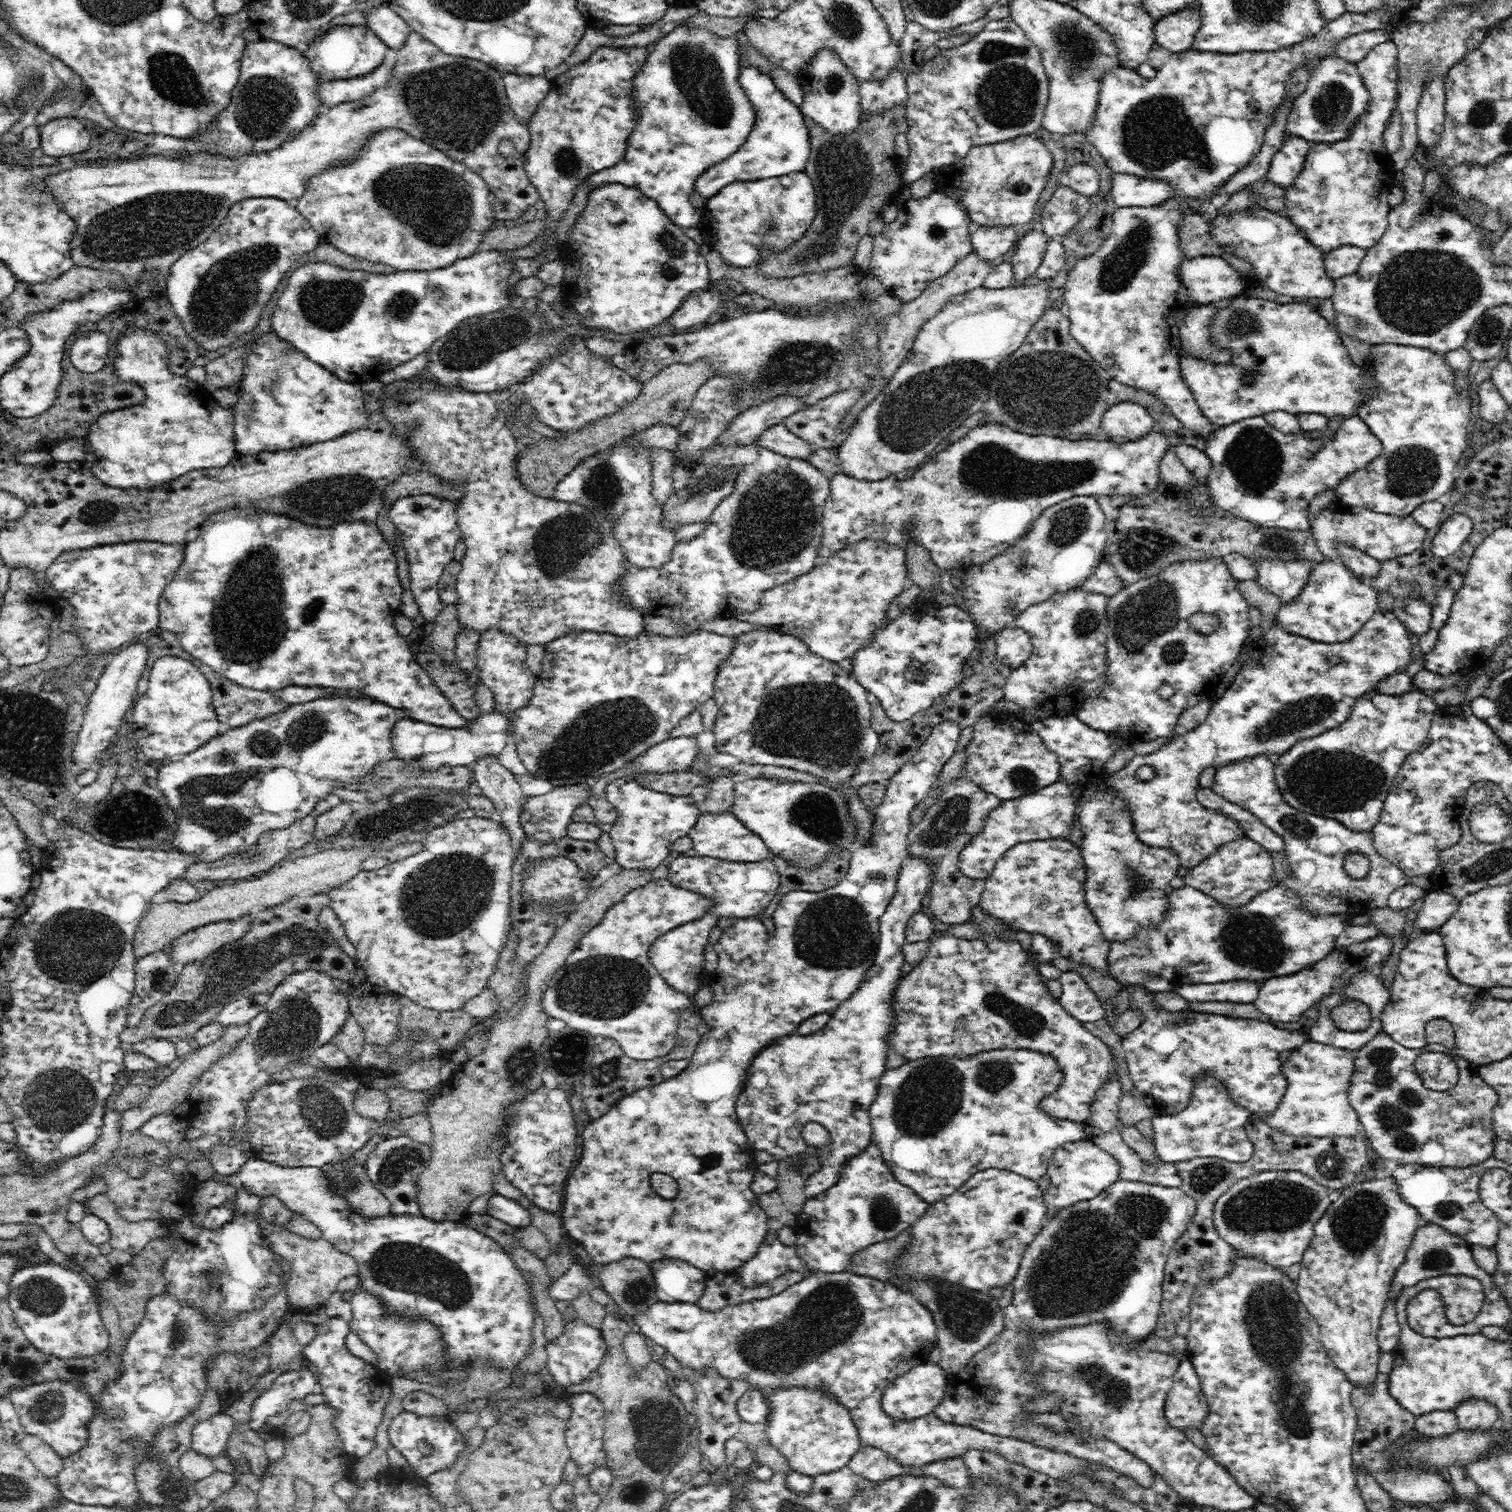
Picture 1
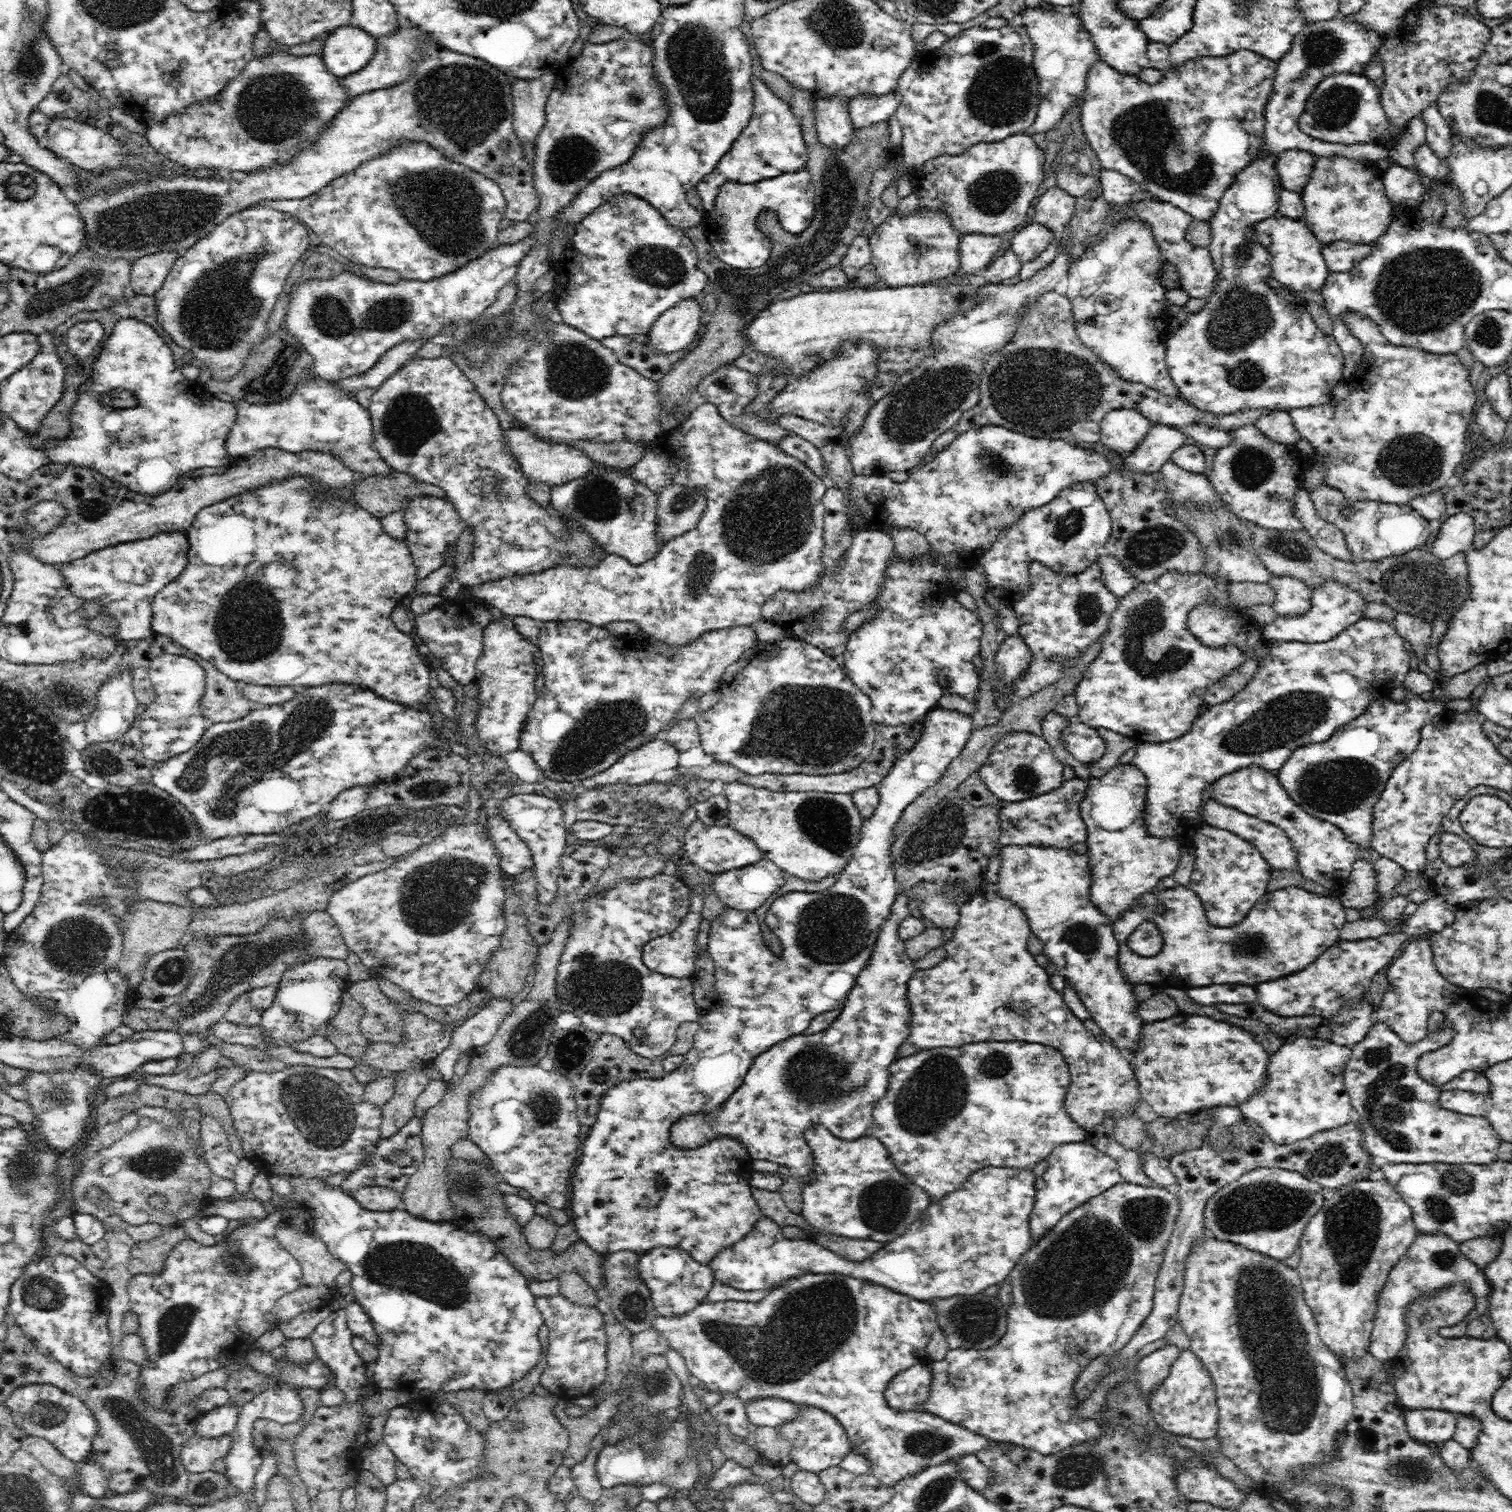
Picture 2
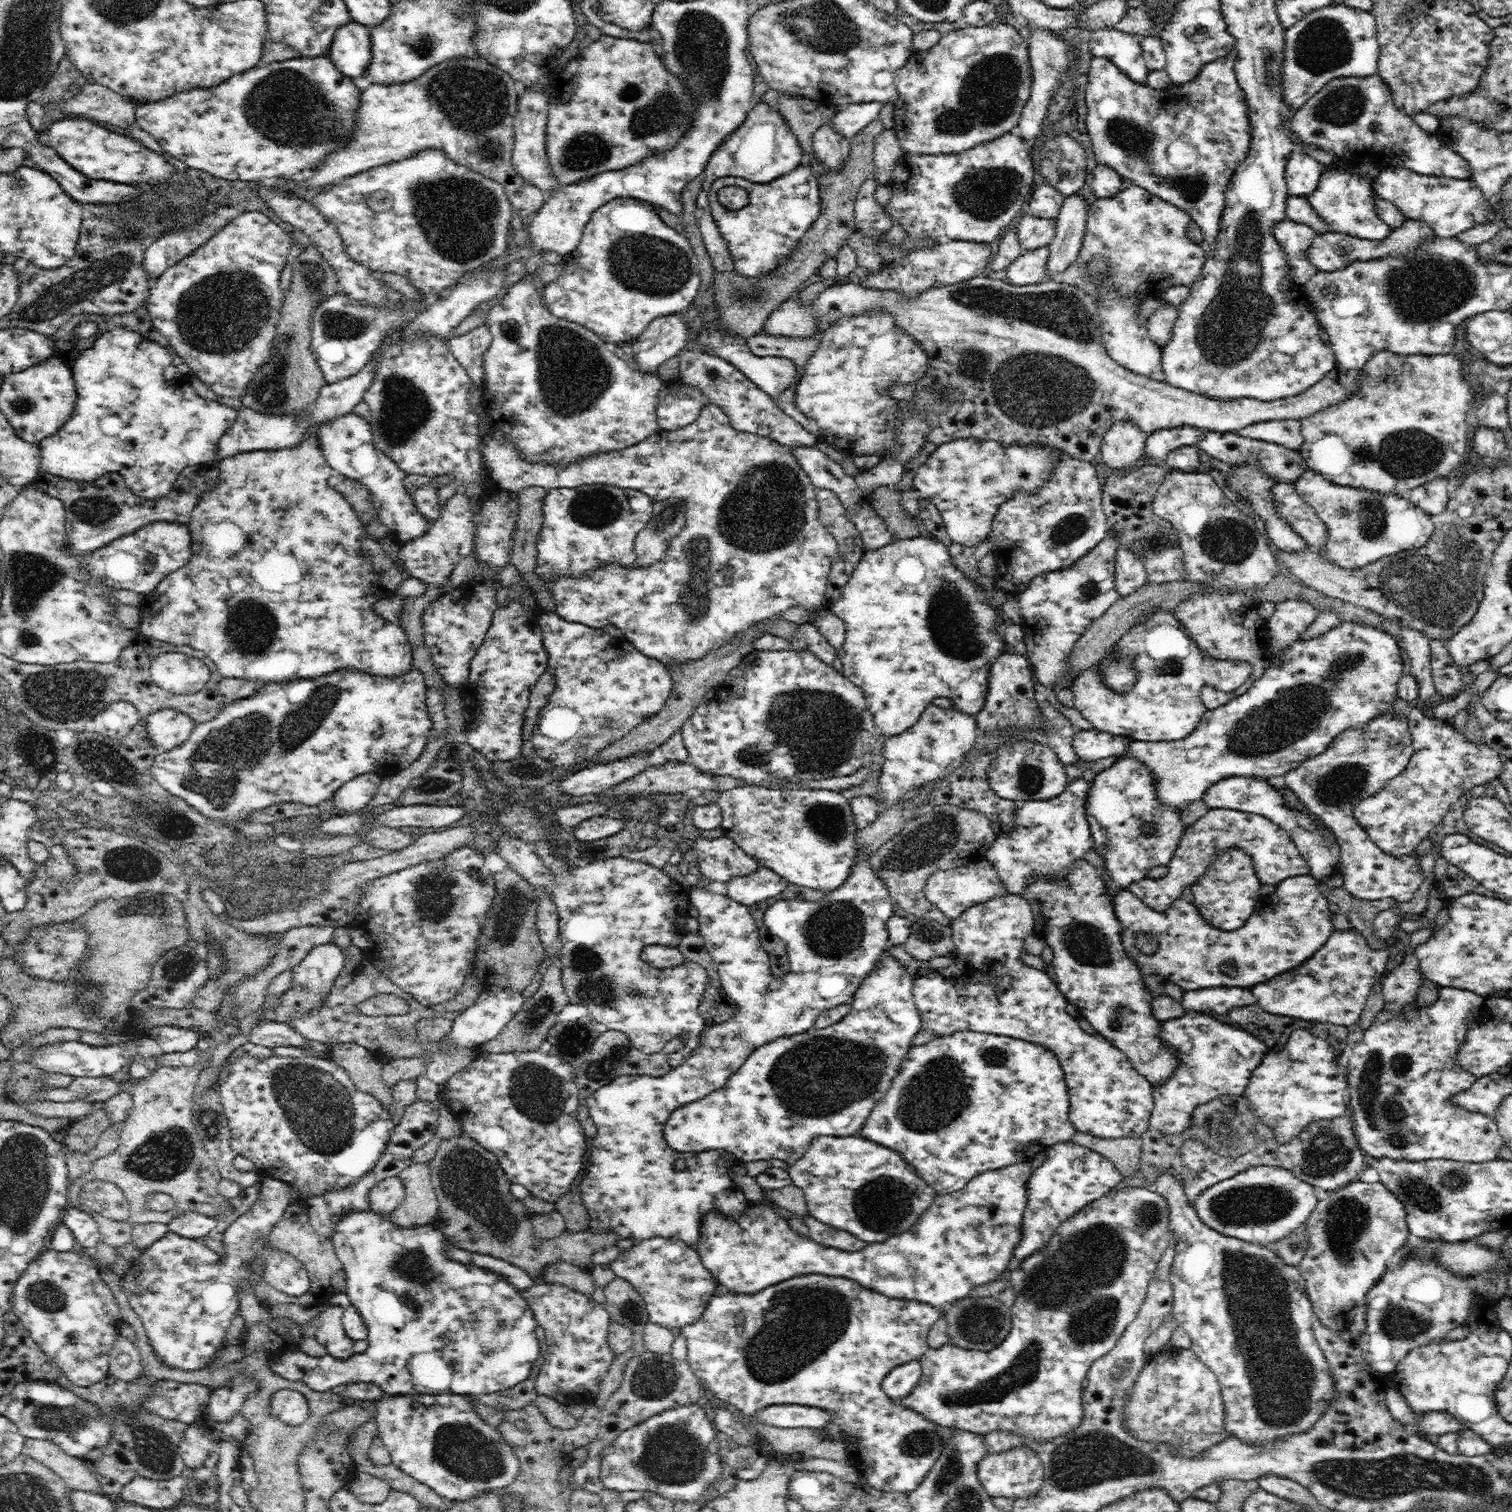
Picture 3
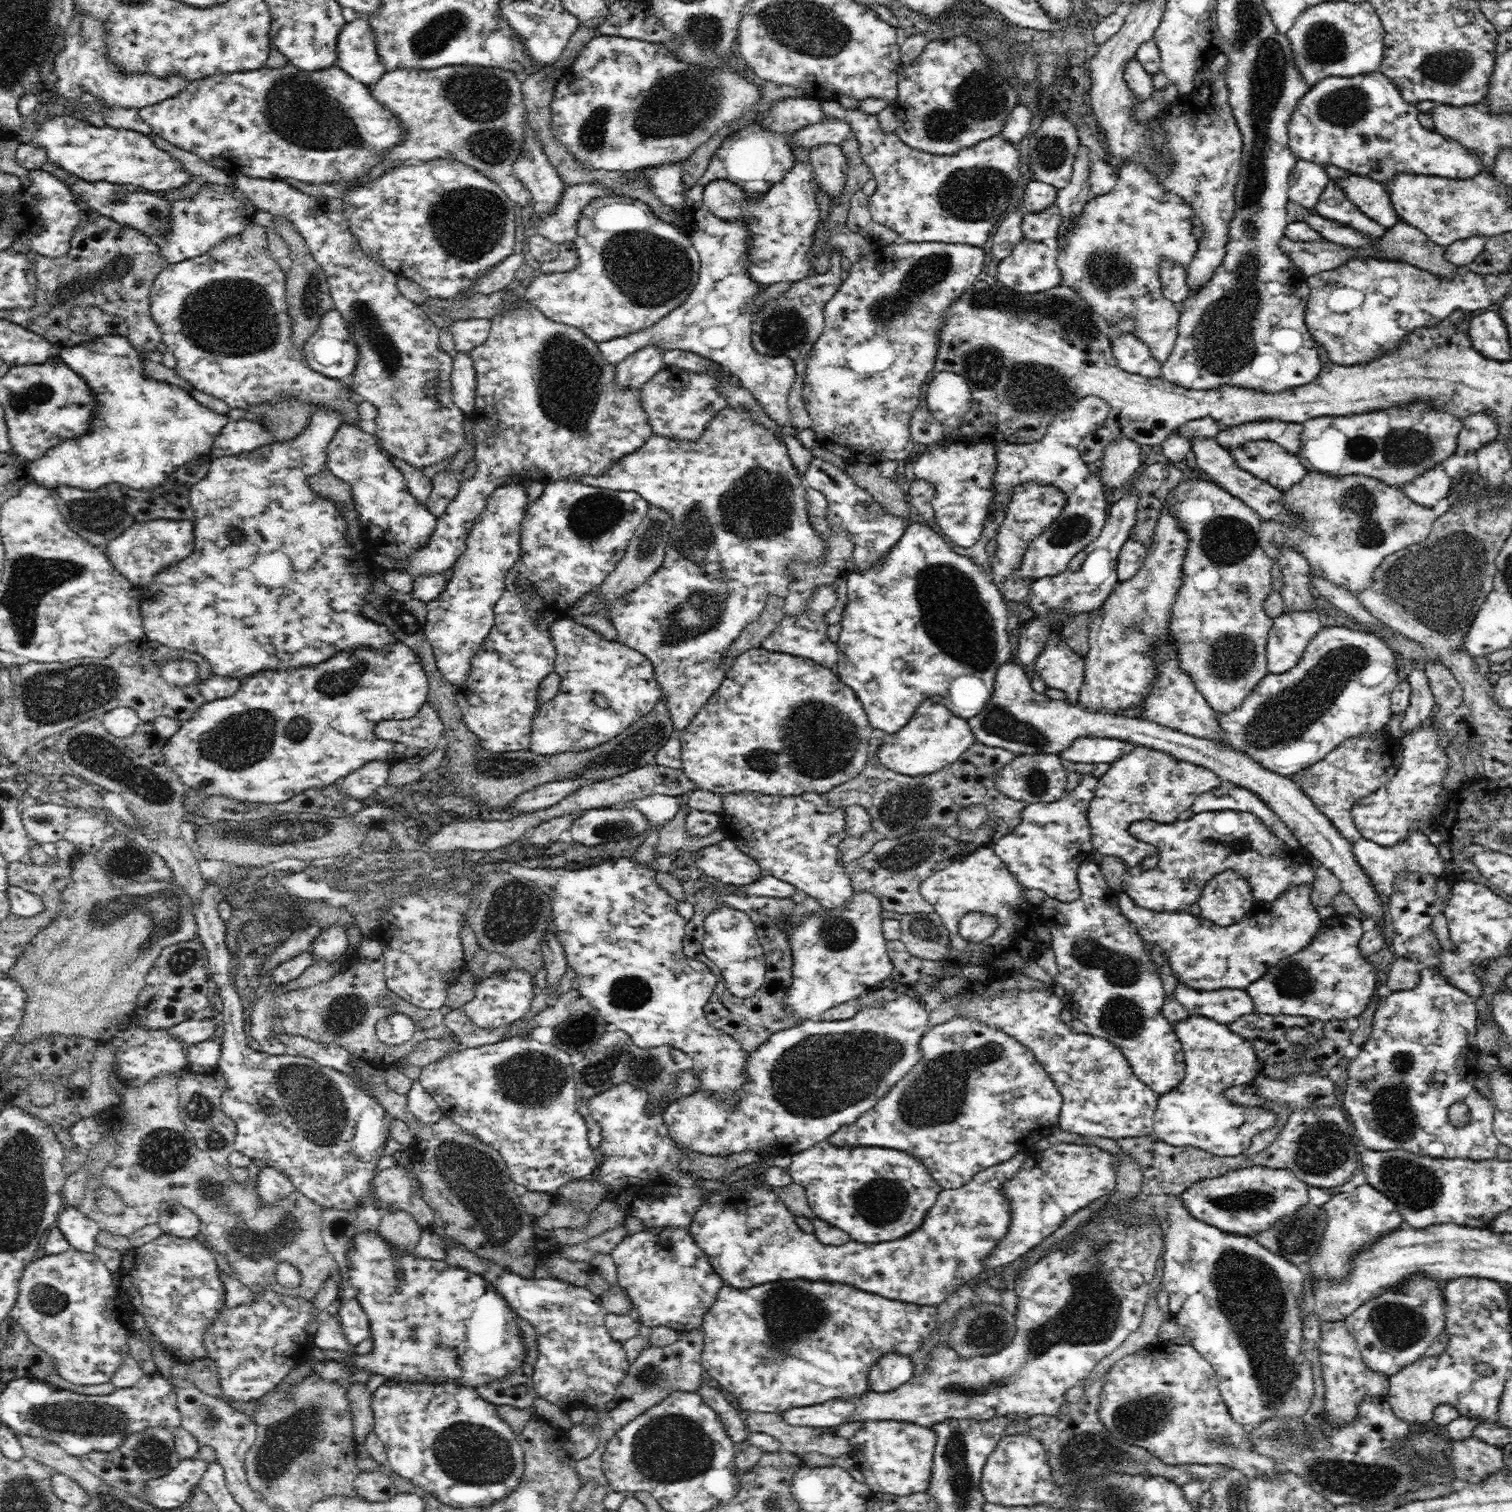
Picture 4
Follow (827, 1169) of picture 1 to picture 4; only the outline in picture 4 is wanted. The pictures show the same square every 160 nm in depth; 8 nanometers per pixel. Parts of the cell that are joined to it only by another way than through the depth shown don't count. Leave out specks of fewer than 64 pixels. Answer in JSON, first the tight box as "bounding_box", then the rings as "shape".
{"bounding_box":[664,995,929,1157],"shape":[[[902,995],[890,1002],[884,1003],[878,1007],[861,1007],[854,1018],[842,1022],[820,1022],[820,1019],[804,1020],[792,1028],[779,1030],[769,1036],[769,1039],[761,1044],[753,1053],[748,1054],[745,1073],[747,1081],[741,1086],[739,1096],[736,1097],[737,1103],[730,1107],[724,1101],[718,1101],[710,1091],[696,1091],[690,1096],[686,1096],[678,1101],[674,1101],[664,1110],[664,1122],[668,1127],[669,1136],[672,1137],[681,1148],[688,1148],[694,1152],[705,1155],[725,1157],[734,1153],[744,1152],[744,1150],[753,1150],[760,1154],[768,1156],[793,1155],[798,1151],[804,1151],[823,1140],[827,1140],[830,1134],[834,1134],[842,1126],[850,1126],[856,1122],[861,1114],[870,1110],[881,1098],[884,1098],[890,1089],[901,1081],[913,1066],[920,1060],[920,1041],[924,1032],[928,1030],[929,1013],[925,1006],[917,999],[912,999],[908,995]]]}

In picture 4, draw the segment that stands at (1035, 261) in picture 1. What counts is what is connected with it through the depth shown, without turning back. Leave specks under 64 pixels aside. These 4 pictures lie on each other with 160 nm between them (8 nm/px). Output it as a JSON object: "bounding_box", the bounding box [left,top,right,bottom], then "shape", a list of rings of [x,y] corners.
{"bounding_box":[1021,204,1060,243],"shape":[[[1054,204],[1040,212],[1024,212],[1021,229],[1027,240],[1053,243],[1058,237],[1060,225],[1060,209]]]}

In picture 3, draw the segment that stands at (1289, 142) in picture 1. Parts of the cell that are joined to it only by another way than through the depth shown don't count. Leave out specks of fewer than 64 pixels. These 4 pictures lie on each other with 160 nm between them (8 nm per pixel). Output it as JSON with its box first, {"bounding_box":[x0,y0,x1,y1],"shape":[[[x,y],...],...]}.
{"bounding_box":[1285,145,1325,197],"shape":[[[1296,145],[1286,165],[1285,179],[1289,195],[1307,197],[1320,182],[1325,165]]]}

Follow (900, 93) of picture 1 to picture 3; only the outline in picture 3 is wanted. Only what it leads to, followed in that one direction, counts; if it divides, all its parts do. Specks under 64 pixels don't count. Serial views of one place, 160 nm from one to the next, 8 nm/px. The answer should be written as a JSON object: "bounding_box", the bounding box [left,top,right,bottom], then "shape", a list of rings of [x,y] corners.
{"bounding_box":[829,102,884,140],"shape":[[[882,102],[852,103],[836,112],[829,122],[842,137],[850,140],[870,122],[878,120],[882,108],[884,108]]]}

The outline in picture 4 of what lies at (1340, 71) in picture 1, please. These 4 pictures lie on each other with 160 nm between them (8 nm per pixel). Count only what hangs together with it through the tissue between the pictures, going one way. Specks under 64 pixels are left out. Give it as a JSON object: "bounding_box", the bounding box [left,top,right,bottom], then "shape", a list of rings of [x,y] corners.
{"bounding_box":[1287,70,1483,188],"shape":[[[1379,70],[1368,74],[1361,74],[1352,77],[1344,76],[1328,76],[1322,78],[1320,82],[1316,82],[1312,88],[1300,98],[1292,116],[1288,121],[1287,131],[1288,131],[1288,146],[1292,151],[1292,154],[1298,158],[1305,161],[1315,162],[1316,164],[1321,164],[1328,166],[1334,164],[1338,168],[1349,170],[1354,175],[1360,175],[1363,177],[1370,177],[1376,182],[1382,183],[1384,188],[1387,188],[1388,183],[1395,177],[1398,173],[1408,173],[1408,174],[1427,174],[1433,177],[1444,177],[1444,178],[1472,178],[1476,174],[1480,174],[1483,170],[1483,162],[1480,160],[1479,154],[1471,150],[1471,148],[1464,148],[1459,142],[1448,138],[1442,134],[1438,134],[1435,129],[1424,128],[1419,121],[1419,110],[1417,105],[1413,105],[1410,102],[1406,102],[1401,95],[1400,90],[1396,88],[1396,85]]]}

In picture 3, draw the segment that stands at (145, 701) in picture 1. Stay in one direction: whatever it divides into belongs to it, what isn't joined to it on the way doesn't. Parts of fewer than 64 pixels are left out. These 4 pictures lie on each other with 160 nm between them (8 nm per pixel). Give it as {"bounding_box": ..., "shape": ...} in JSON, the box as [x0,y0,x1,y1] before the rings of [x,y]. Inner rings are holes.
{"bounding_box":[145,653,209,753],"shape":[[[184,653],[159,654],[150,667],[151,679],[160,689],[180,695],[200,692],[209,680],[209,666]],[[163,708],[147,716],[145,727],[152,747],[158,753],[164,753],[187,742],[195,724],[187,714],[176,712],[173,708]]]}

